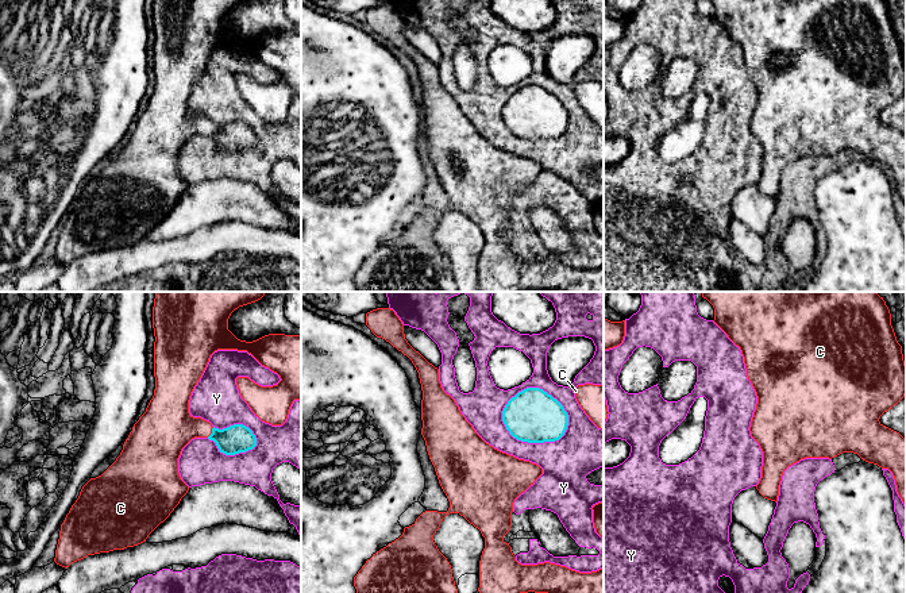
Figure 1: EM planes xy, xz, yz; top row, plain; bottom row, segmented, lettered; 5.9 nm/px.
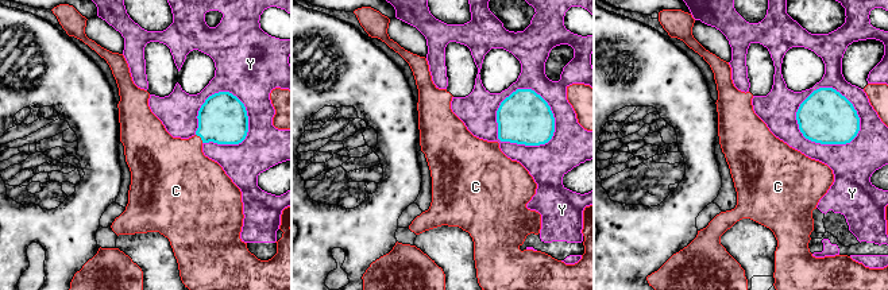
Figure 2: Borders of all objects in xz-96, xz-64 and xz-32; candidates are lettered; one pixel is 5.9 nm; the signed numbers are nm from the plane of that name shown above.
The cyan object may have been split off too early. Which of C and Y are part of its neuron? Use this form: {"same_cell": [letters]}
{"same_cell": ["C"]}

